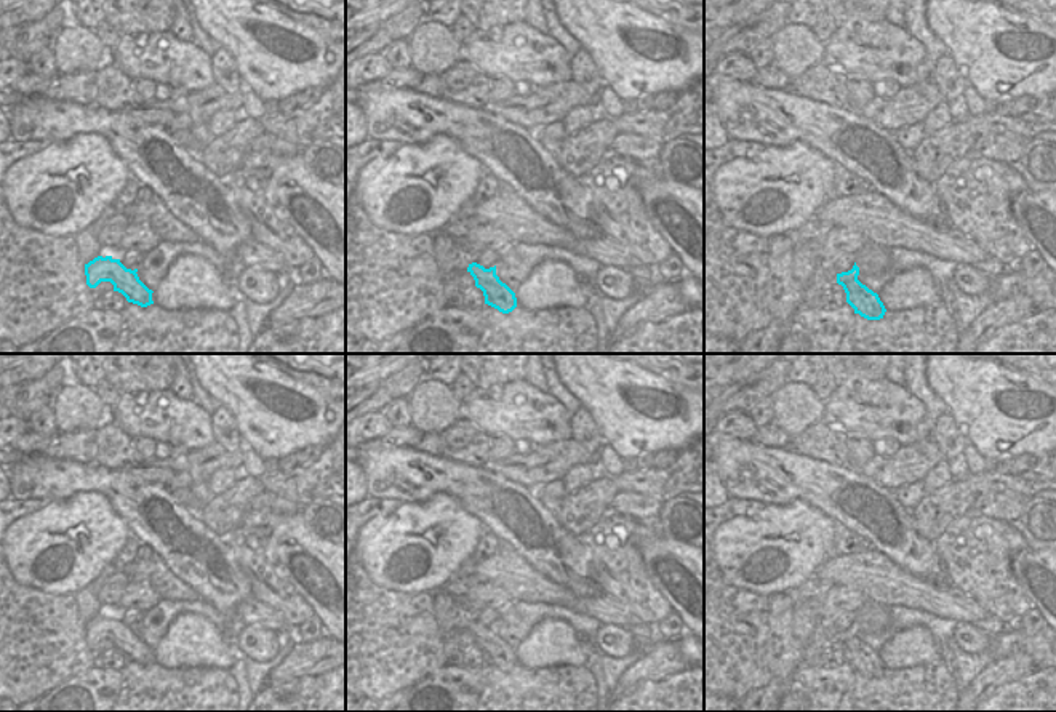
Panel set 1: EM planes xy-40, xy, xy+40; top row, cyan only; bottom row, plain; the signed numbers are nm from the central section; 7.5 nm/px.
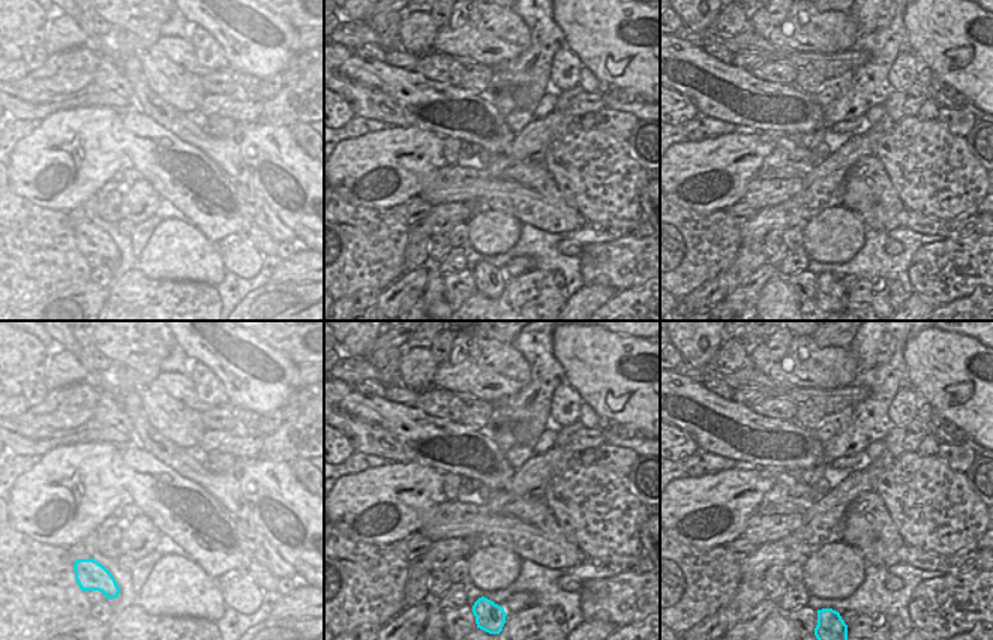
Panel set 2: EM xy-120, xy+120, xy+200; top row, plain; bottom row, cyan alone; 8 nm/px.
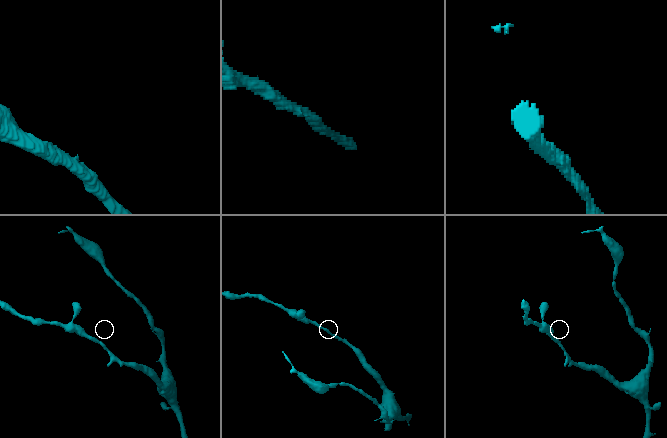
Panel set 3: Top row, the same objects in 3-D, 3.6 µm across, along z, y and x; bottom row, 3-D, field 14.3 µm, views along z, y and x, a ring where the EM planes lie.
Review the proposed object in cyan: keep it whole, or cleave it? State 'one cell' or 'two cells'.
one cell

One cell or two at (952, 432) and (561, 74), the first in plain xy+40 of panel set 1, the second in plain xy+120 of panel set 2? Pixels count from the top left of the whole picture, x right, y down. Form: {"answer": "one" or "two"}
{"answer": "one"}

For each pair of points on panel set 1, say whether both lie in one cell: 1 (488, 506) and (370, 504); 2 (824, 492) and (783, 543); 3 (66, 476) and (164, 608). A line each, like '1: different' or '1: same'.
1: different
2: different
3: different

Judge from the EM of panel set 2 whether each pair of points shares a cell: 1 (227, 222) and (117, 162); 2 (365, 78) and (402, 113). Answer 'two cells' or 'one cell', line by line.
1: two cells
2: one cell

